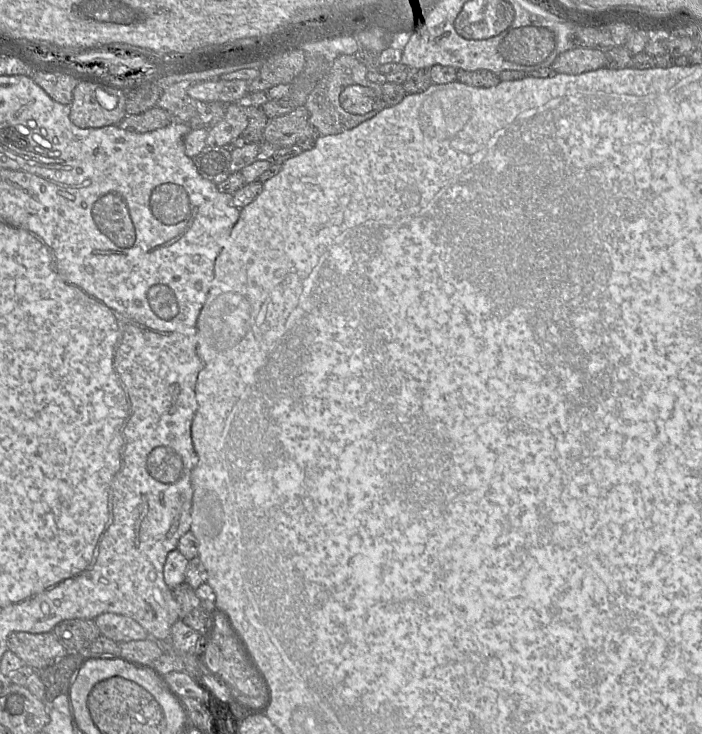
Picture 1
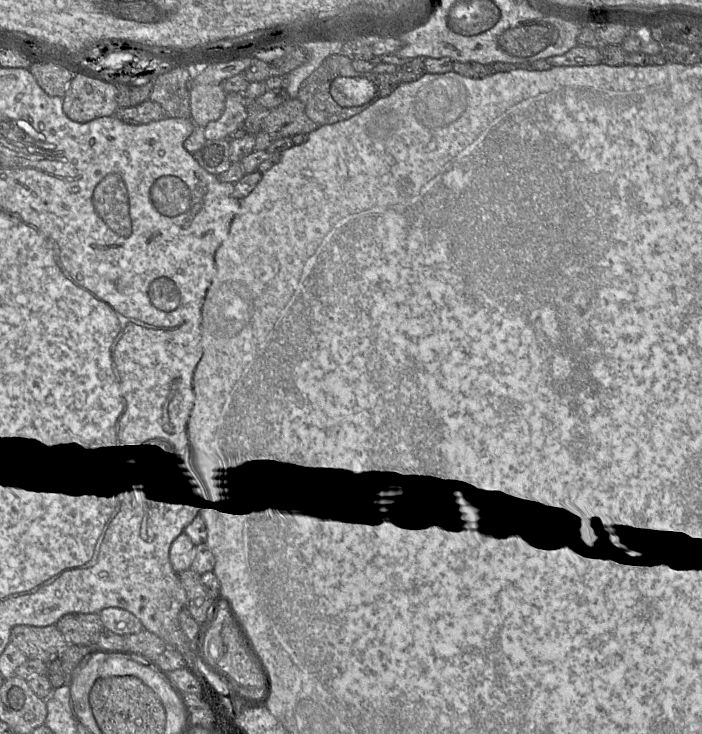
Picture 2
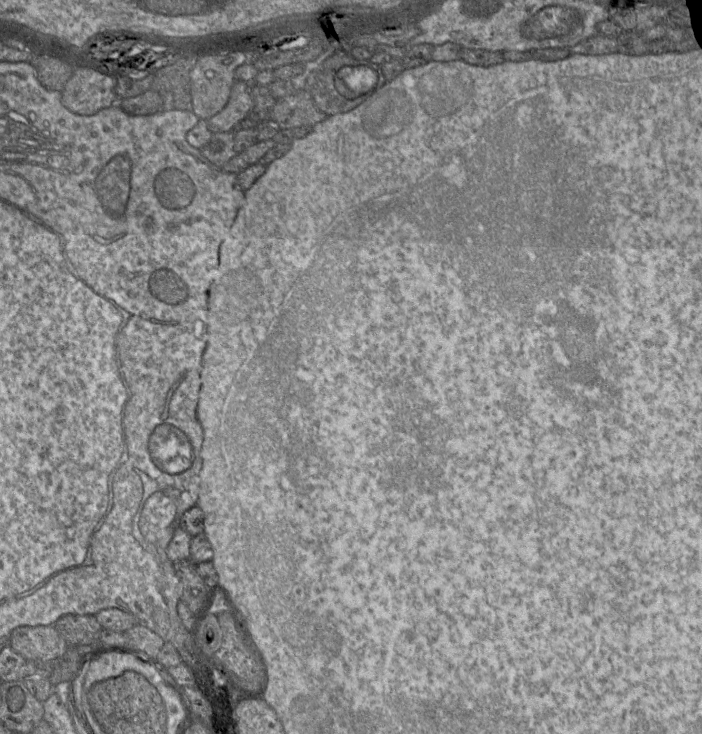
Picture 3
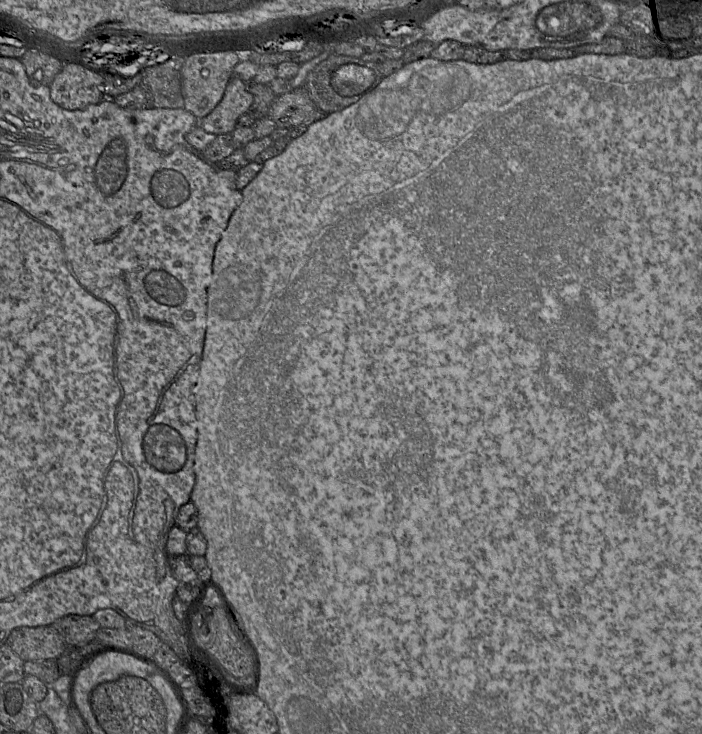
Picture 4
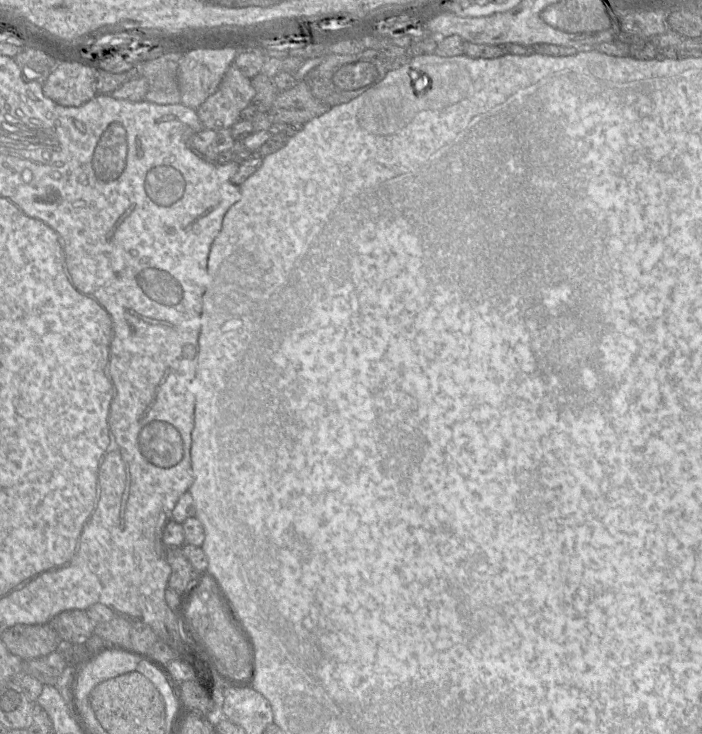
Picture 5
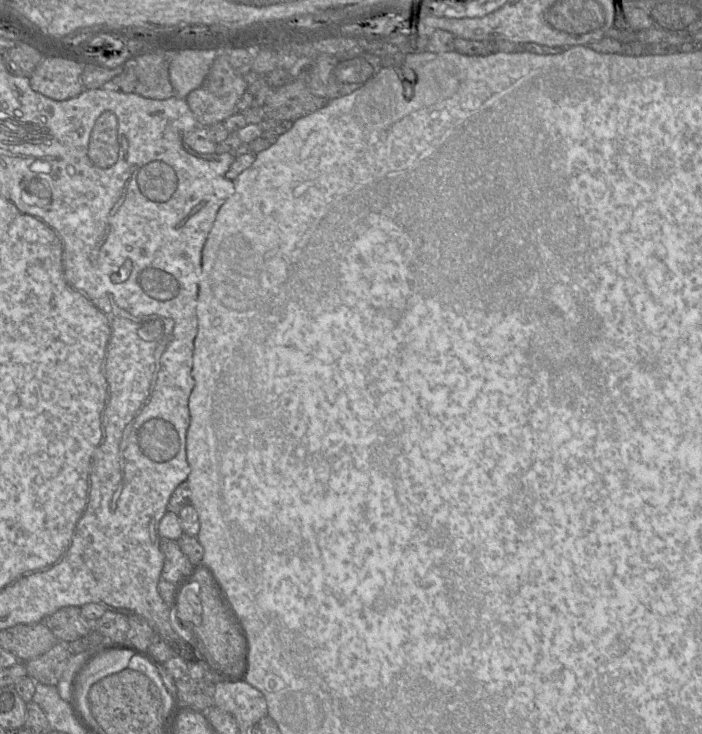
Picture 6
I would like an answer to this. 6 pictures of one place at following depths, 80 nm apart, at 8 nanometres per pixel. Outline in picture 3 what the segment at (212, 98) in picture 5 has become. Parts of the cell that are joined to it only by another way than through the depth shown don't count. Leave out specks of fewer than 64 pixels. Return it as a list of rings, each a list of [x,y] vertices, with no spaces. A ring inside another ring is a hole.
[[[234,82],[226,106],[207,120],[207,127],[213,134],[235,131],[239,123],[249,116],[253,109],[251,86],[254,84]]]

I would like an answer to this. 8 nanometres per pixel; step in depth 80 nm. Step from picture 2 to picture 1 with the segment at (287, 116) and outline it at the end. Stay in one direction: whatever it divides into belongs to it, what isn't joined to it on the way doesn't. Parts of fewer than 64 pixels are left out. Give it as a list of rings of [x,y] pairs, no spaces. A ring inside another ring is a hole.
[[[304,107],[270,119],[263,132],[263,140],[279,147],[292,146],[317,136]]]

